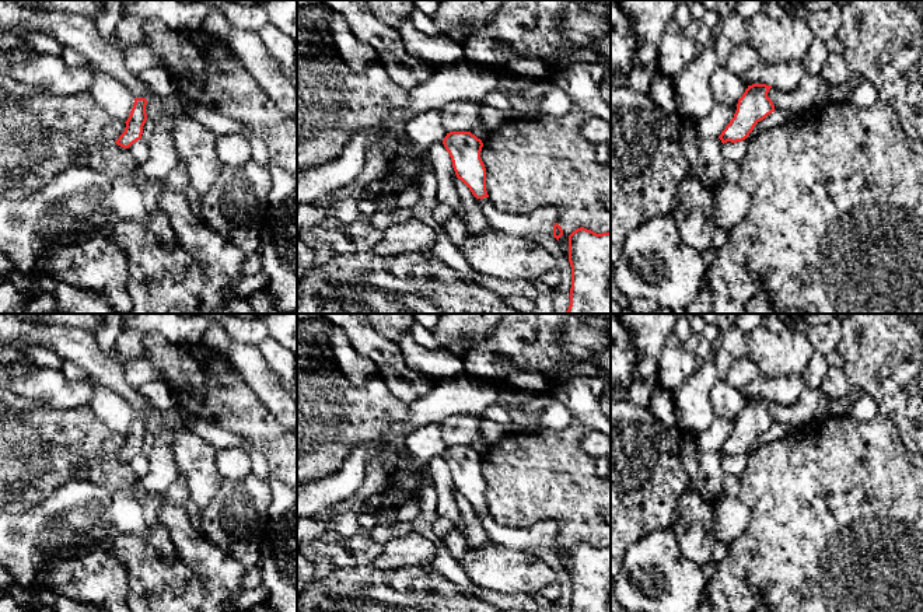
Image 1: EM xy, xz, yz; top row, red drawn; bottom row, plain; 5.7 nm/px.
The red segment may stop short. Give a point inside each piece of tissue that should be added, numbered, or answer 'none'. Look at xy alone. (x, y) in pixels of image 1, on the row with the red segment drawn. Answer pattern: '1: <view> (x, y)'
none

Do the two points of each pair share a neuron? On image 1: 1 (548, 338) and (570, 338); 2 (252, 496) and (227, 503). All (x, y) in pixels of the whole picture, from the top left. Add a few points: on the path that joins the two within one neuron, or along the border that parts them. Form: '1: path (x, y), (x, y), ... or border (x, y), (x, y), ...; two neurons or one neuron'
1: border (559, 328), (560, 346), (572, 357), (583, 360); two neurons
2: path (247, 502), (233, 503); one neuron

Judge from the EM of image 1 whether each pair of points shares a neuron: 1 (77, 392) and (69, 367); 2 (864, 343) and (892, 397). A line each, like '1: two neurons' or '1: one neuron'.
1: two neurons
2: one neuron

